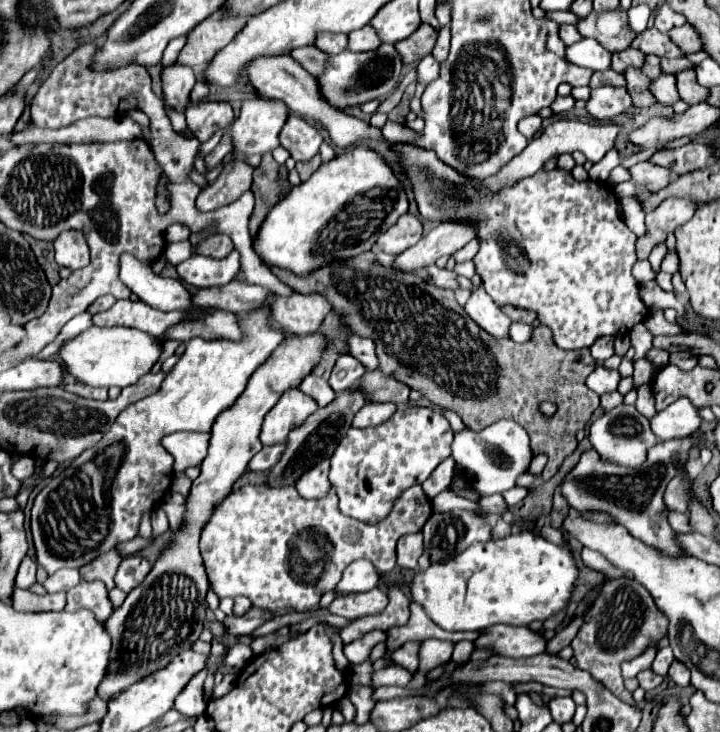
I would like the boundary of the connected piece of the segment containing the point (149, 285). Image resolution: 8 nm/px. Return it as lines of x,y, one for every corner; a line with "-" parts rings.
121,256
121,280
139,296
139,300
157,310
189,312
193,308
193,294
179,278
157,276
151,266
139,264
133,256

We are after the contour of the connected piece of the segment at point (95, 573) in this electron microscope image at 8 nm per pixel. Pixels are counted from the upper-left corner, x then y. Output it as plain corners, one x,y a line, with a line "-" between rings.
111,550
99,558
95,558
91,564
85,564
83,568
79,568
83,580
103,580
107,584
107,588
111,590
115,586
115,572
121,564
123,556
119,554
119,550

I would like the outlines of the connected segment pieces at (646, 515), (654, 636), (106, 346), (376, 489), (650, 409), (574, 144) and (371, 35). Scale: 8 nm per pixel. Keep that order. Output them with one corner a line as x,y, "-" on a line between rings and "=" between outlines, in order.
693,436
683,440
667,440
653,446
647,454
647,464
639,468
623,468
619,464
607,464
601,460
601,456
591,448
581,454
581,460
575,468
567,472
567,476
561,482
561,496
567,500
567,504
577,512
595,512
595,506
605,506
605,514
609,514
617,524
625,526
635,538
653,544
655,548
673,554
683,554
681,548
675,542
675,532
667,522
667,504
663,502
665,488
669,480
677,474
671,456
679,452
681,462
685,460
685,454
691,446
698,443
=
607,578
599,596
587,610
583,626
571,642
575,664
587,670
597,682
609,688
617,698
627,704
635,704
631,692
625,690
621,680
621,662
633,660
651,644
657,644
667,636
667,618
655,606
655,600
639,582
629,578
=
91,326
89,330
81,332
79,336
67,340
59,348
59,358
63,360
69,374
73,374
79,382
87,386
131,386
143,374
147,374
159,360
161,344
155,342
153,336
145,332
113,326
113,328
99,328
=
419,406
399,408
387,422
379,426
349,428
347,436
343,436
339,448
331,456
331,472
329,472
329,482
339,496
341,512
361,522
369,522
369,524
381,522
383,518
387,518
387,514
395,506
395,500
399,500
407,488
415,484
423,484
429,478
429,474
445,458
451,456
451,444
453,444
453,430
447,418
437,410
419,408
=
641,384
639,388
637,388
637,394
639,394
639,398
637,398
637,410
643,414
643,416
647,416
647,418
653,418
655,414
657,414
657,410
655,410
655,396
653,396
653,392
651,392
651,385
=
557,120
553,124
549,124
543,134
539,134
535,140
529,142
529,146
517,154
511,162
507,162
495,176
489,176
485,178
483,188
489,188
493,192
497,192
501,186
507,186
507,184
515,184
515,180
521,180
523,176
531,176
535,174
551,156
559,156
559,154
565,154
565,152
575,152
575,150
581,150
585,154
587,160
593,164
599,162
605,155
605,152
613,146
615,138
617,138
617,132
619,132
619,126
613,126
613,124
607,124
607,126
591,126
591,124
585,124
581,120
=
369,24
349,34
349,50
351,52
375,50
375,48
379,48
379,44
381,44
381,40
379,40
377,32
373,30
373,26
369,26

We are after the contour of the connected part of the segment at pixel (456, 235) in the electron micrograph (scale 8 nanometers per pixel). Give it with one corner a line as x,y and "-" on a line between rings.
439,224
415,246
397,254
393,264
403,272
417,272
419,268
435,264
435,260
441,256
451,256
473,238
475,228
471,228
469,224

